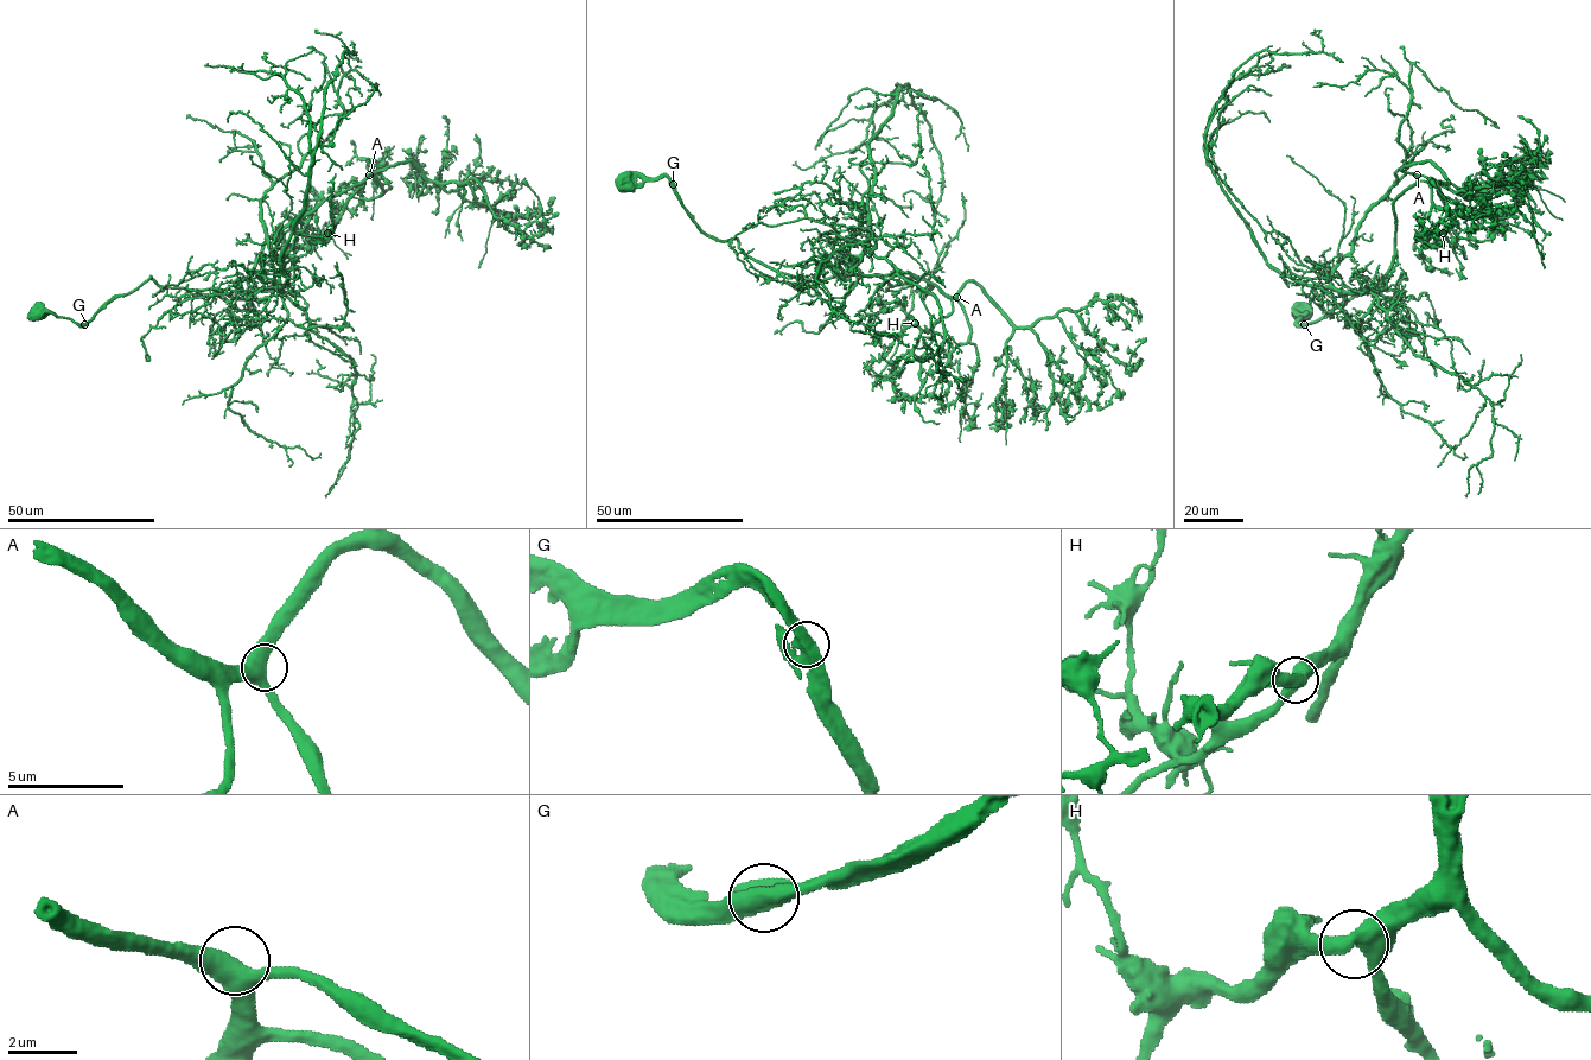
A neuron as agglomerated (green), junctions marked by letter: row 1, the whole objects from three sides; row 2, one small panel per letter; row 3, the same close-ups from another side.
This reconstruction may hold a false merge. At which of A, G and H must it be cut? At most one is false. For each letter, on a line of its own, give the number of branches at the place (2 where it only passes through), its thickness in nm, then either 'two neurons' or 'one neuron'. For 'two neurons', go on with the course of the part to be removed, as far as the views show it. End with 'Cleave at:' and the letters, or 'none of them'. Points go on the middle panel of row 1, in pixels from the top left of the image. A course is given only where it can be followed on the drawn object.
A: branches 3; calibre 440 nm; one neuron
G: branches 3; calibre 440 nm; one neuron
H: branches 3; calibre 440 nm; one neuron
Cleave at: none of them

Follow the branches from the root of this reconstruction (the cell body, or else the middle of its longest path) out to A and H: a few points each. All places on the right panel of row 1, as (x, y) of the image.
A: (1298, 312), (1316, 322), (1362, 277), (1401, 296), (1378, 291), (1393, 202), (1417, 175)
H: (1298, 312), (1316, 322), (1362, 277), (1401, 296), (1378, 291), (1393, 202), (1420, 181), (1450, 213), (1443, 233)

